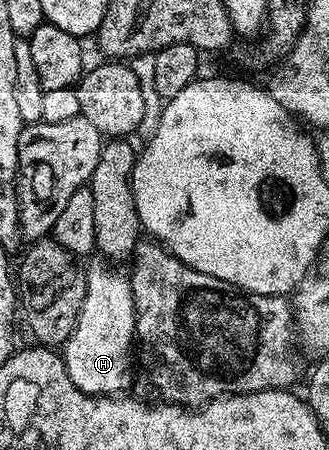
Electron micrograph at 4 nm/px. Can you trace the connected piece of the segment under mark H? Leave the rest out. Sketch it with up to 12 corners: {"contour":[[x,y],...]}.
{"contour":[[110,262],[86,268],[85,301],[62,344],[86,395],[133,381],[131,280]]}

